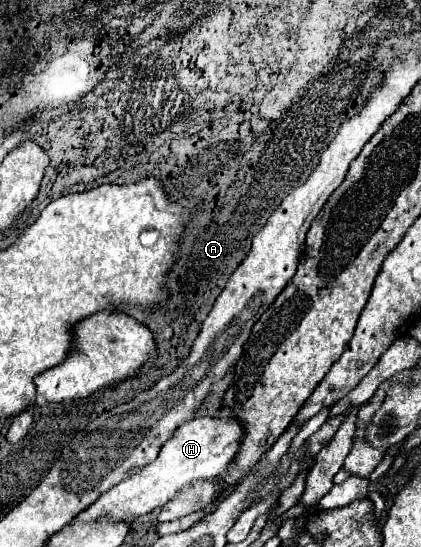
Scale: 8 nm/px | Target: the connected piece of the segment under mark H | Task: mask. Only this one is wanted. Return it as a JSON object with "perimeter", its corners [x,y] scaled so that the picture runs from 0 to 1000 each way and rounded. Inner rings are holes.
{"perimeter":[[[468,762],[454,766],[449,773],[435,773],[430,781],[416,784],[406,803],[397,803],[382,814],[382,824],[363,846],[349,846],[335,854],[335,861],[306,868],[287,883],[268,887],[259,898],[240,901],[235,912],[211,923],[197,938],[178,945],[188,956],[211,956],[211,952],[316,952],[344,938],[359,938],[373,927],[387,927],[416,898],[430,890],[449,887],[454,879],[506,879],[544,846],[553,843],[553,832],[568,824],[577,781],[558,766],[520,762]]]}

